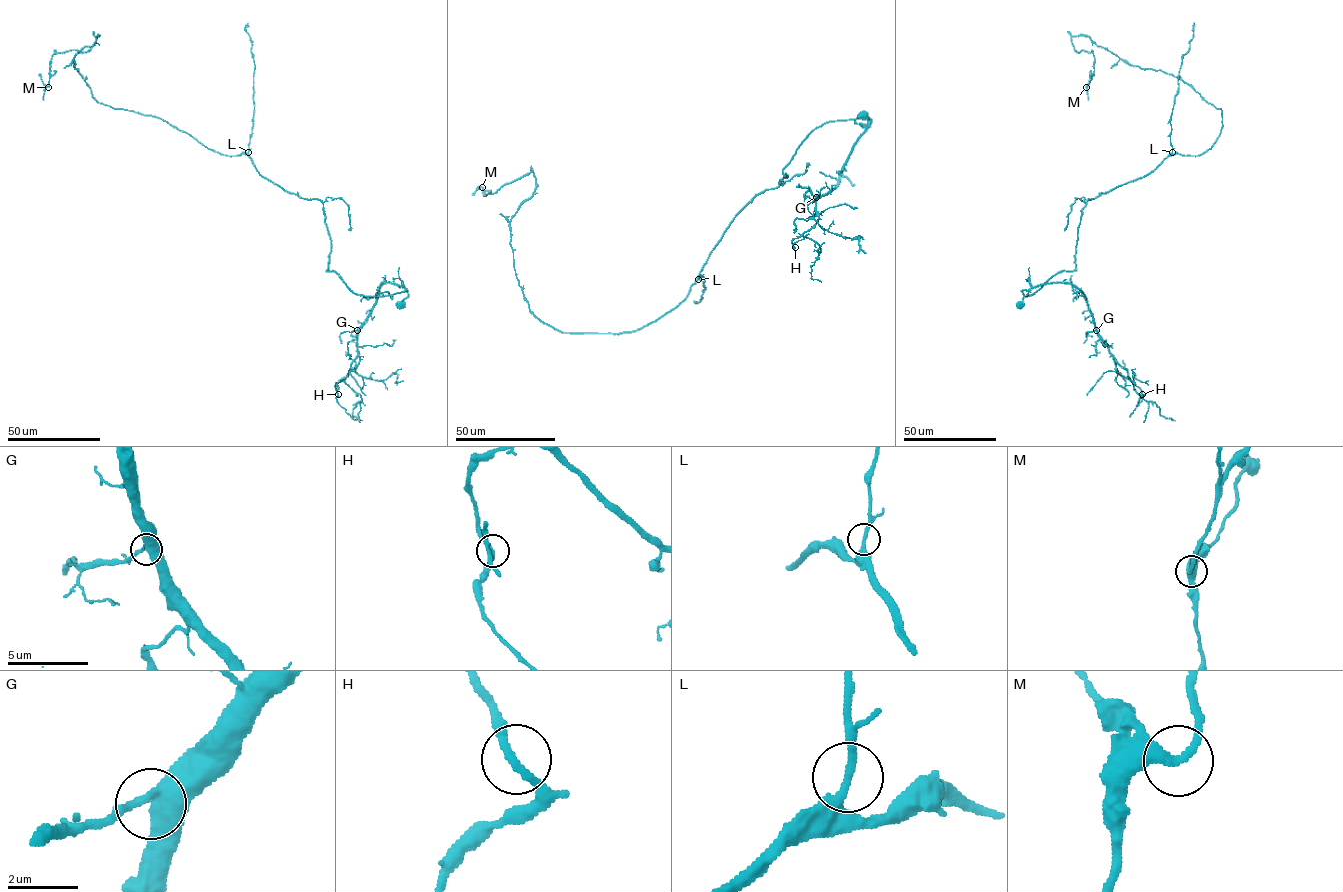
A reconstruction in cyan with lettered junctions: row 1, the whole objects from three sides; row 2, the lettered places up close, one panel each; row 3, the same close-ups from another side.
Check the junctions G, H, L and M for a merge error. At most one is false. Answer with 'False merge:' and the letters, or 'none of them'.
False merge: none of them

